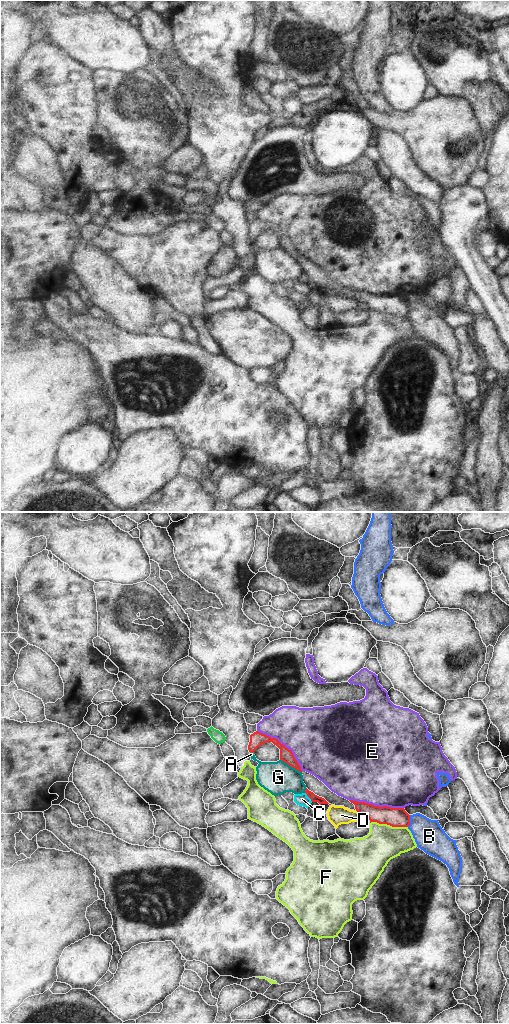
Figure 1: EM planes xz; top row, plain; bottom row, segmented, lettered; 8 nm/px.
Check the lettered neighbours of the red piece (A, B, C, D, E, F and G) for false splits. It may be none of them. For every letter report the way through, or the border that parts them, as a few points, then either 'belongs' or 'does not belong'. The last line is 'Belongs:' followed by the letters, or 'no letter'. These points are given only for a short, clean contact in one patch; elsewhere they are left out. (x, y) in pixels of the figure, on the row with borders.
A: along xz (253, 751), (250, 753) | does not belong
B: along xz (410, 815), (410, 823), (407, 826) | does not belong
C: along xz (305, 792), (312, 801) | does not belong
D: does not belong
E: does not belong
F: does not belong
G: along xz (280, 759), (301, 772) | does not belong
Belongs: no letter

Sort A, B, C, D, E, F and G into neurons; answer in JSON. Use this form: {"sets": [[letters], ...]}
{"sets": [["A", "C", "G"], ["B"], ["D"], ["E"], ["F"]]}

